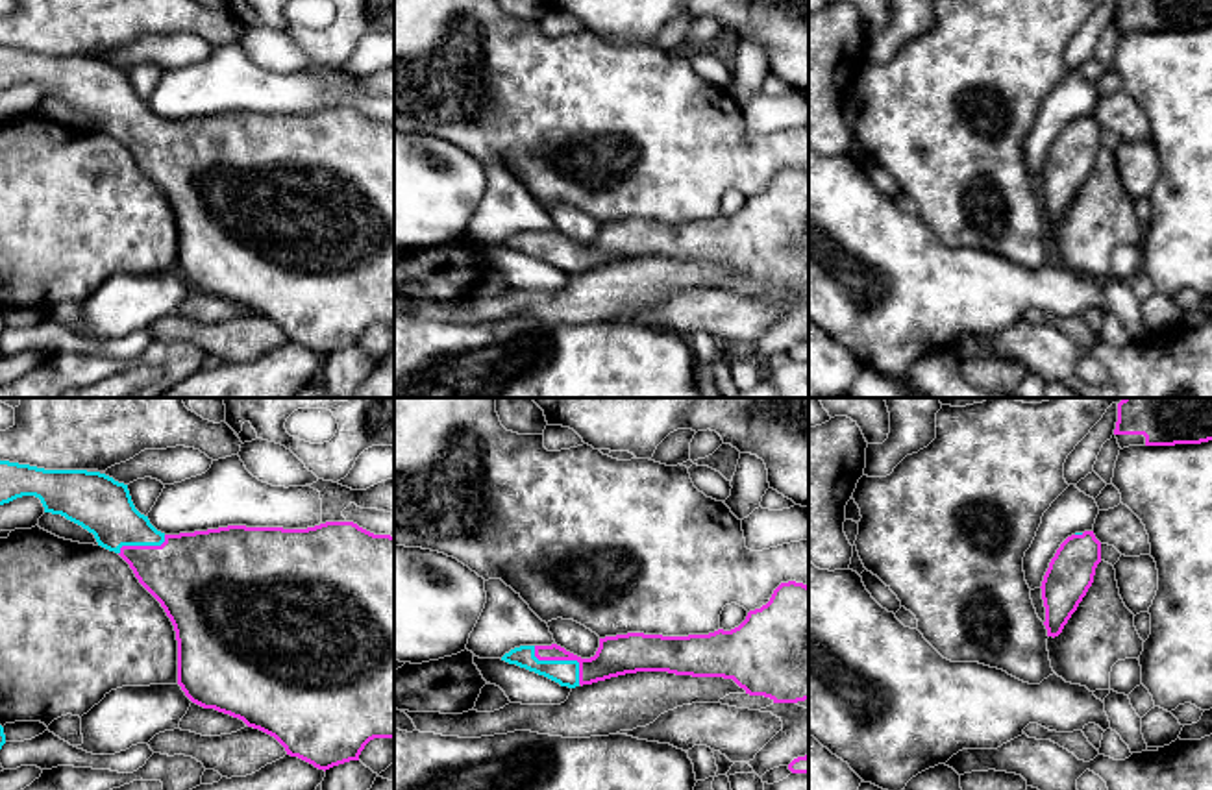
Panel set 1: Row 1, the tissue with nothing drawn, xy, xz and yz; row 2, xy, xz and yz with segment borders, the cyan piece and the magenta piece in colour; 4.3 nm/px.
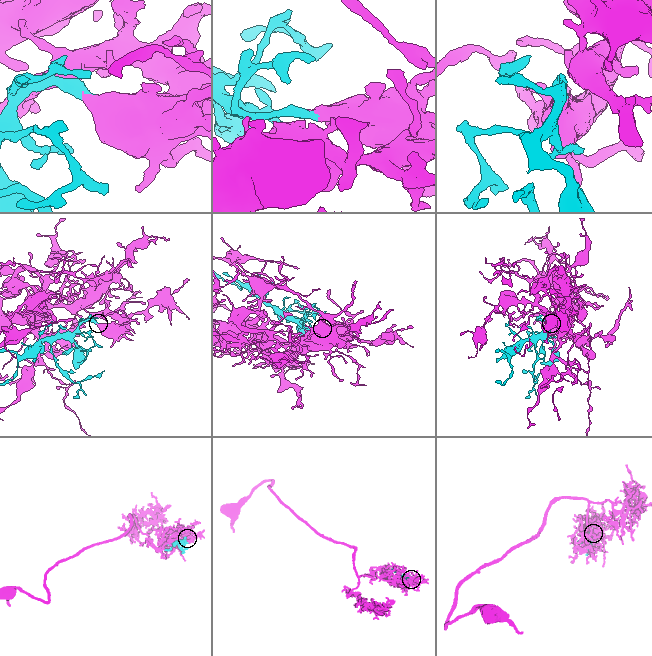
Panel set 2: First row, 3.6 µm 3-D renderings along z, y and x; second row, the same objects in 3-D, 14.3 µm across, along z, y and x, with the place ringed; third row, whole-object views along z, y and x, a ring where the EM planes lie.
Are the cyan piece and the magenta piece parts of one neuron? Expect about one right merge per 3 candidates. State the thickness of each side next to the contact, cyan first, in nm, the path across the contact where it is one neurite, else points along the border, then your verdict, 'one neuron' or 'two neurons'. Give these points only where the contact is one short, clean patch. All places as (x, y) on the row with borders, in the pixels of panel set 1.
110/180 nm | across xz (565, 672), (563, 661), (604, 665), (617, 655) | one neuron

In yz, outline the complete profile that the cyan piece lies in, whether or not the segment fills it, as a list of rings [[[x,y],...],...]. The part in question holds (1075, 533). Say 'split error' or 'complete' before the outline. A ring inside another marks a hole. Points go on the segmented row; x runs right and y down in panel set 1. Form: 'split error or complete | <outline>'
split error | [[[1094,531],[1068,537],[1042,581],[1047,636],[1058,636],[1077,611],[1094,583],[1095,568],[1101,562],[1101,542]]]

